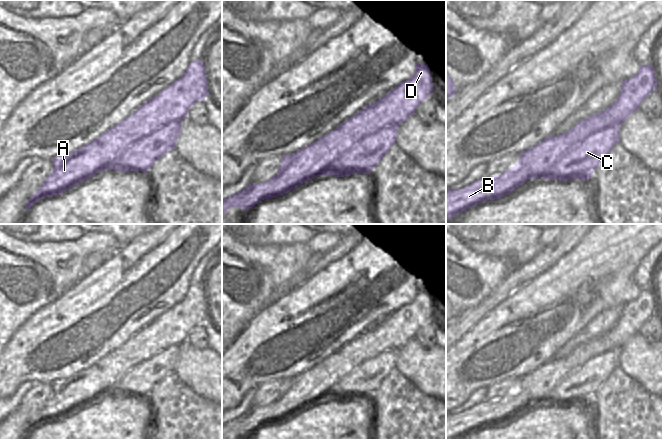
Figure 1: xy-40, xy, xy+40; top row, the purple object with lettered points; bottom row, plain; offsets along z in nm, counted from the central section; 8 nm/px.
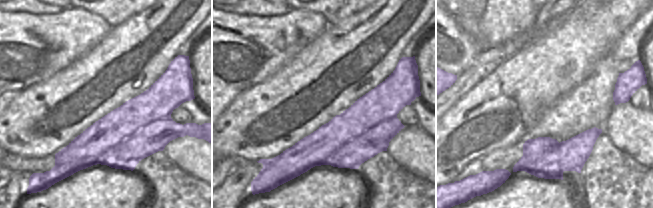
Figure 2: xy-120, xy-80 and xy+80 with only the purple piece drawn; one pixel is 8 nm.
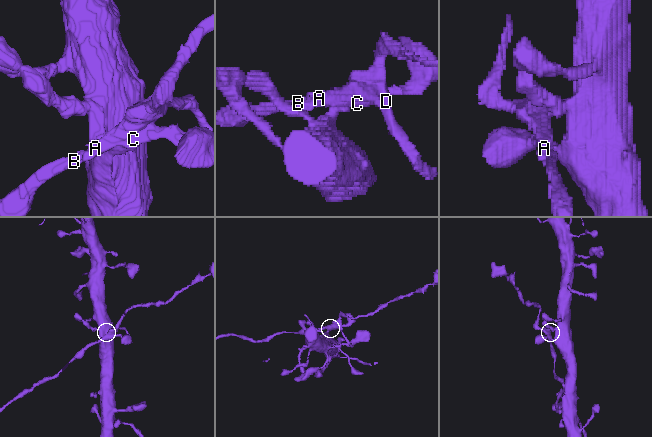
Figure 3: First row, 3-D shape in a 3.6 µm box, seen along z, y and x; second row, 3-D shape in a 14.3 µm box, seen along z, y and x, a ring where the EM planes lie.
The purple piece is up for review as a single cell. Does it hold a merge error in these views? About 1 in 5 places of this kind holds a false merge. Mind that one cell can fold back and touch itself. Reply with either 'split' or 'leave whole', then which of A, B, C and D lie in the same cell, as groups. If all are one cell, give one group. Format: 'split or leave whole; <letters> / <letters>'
split; A B D / C

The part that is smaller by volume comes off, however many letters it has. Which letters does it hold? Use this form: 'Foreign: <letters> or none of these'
Foreign: A, B, D

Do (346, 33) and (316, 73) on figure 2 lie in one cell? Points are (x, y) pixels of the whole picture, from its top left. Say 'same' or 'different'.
same

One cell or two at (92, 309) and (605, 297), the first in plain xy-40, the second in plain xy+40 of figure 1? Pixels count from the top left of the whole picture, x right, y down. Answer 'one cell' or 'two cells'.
one cell

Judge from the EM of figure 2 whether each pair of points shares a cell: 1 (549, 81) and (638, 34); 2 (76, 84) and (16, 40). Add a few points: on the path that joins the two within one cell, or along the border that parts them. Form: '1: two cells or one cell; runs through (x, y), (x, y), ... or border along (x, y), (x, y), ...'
1: two cells; border along (626, 29), (611, 50), (596, 65)
2: two cells; border along (78, 58), (38, 83)

